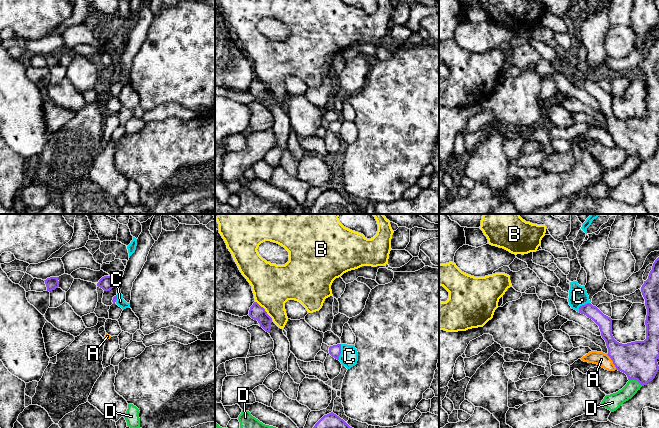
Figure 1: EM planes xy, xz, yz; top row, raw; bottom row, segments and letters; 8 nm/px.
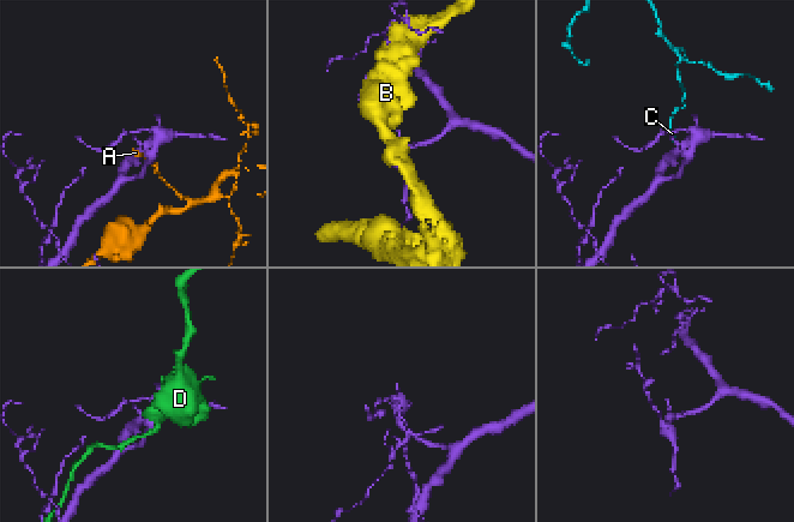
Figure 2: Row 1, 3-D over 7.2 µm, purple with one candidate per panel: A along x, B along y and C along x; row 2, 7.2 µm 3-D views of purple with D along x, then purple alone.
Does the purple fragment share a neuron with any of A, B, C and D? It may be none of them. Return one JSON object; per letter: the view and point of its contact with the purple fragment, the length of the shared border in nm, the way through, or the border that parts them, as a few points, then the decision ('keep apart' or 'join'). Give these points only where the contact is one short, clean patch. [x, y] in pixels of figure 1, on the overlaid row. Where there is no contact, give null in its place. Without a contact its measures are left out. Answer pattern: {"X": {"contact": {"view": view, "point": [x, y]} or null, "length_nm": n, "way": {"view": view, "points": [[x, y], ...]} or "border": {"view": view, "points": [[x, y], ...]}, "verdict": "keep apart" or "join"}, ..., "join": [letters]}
{"A": {"contact": {"view": "yz", "point": [613, 362]}, "length_nm": 150, "verdict": "keep apart"}, "B": {"contact": {"view": "xz", "point": [264, 310]}, "length_nm": 200, "verdict": "keep apart"}, "C": {"contact": {"view": "xz", "point": [340, 352]}, "length_nm": 130, "border": {"view": "xz", "points": [[341, 344], [341, 353], [338, 359]]}, "verdict": "keep apart"}, "D": {"contact": {"view": "yz", "point": [636, 379]}, "length_nm": 120, "verdict": "keep apart"}, "join": []}

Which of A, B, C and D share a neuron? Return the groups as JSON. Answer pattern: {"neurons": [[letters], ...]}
{"neurons": [["A"], ["B"], ["C"], ["D"]]}

